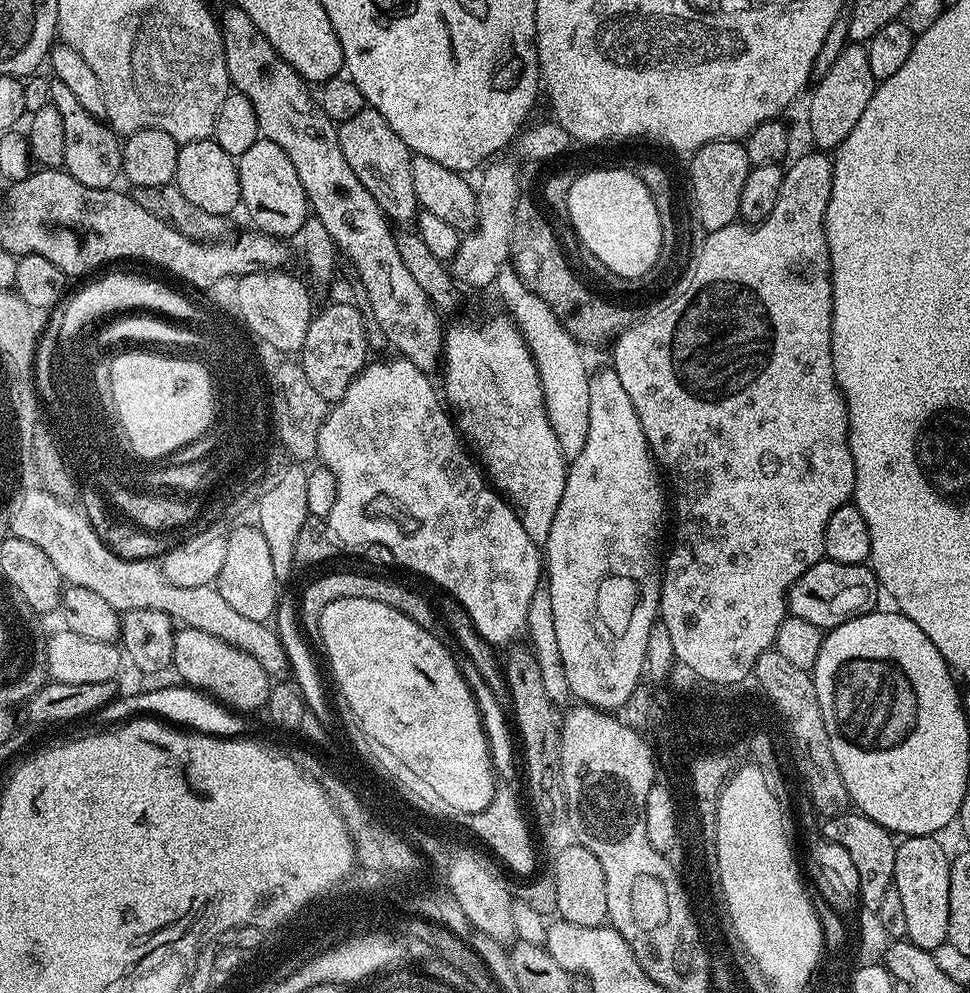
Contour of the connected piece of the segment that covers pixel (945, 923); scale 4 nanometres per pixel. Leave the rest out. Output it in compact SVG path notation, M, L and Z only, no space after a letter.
M909 836L896 845L894 858L894 878L892 883L902 897L902 907L906 913L906 939L922 950L933 952L938 946L948 943L950 930L950 852L939 844L936 836Z

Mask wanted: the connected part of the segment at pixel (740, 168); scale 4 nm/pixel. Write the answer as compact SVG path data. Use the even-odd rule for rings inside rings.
M719 140L702 146L691 153L692 165L688 168L688 180L692 183L692 208L696 211L695 223L704 227L705 233L722 230L722 226L737 223L742 202L742 185L753 164L738 140Z

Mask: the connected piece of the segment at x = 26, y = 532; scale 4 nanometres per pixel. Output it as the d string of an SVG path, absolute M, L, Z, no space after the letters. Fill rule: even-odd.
M40 510L9 511L6 518L12 527L11 535L38 546L50 558L62 581L71 586L86 586L86 590L94 590L94 594L106 598L106 602L110 602L110 606L114 606L117 612L123 614L130 610L162 610L162 614L169 616L177 625L202 630L214 638L222 638L222 642L230 642L238 650L250 654L250 658L258 658L258 666L266 670L269 678L283 677L280 675L289 671L286 650L283 649L275 627L271 623L238 614L238 610L230 607L230 602L226 602L226 598L222 598L220 591L213 585L174 586L174 582L166 578L156 560L127 560L114 554L109 548L98 548L96 542L56 542L56 534L40 532Z

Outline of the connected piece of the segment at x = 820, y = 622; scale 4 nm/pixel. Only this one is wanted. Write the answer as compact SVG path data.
M821 558L817 564L810 566L810 570L806 570L806 574L797 578L794 586L789 590L788 612L798 618L806 618L806 622L814 622L814 626L818 626L822 630L831 630L854 618L877 611L879 604L876 603L879 602L880 596L882 597L880 582L867 563L847 564Z

